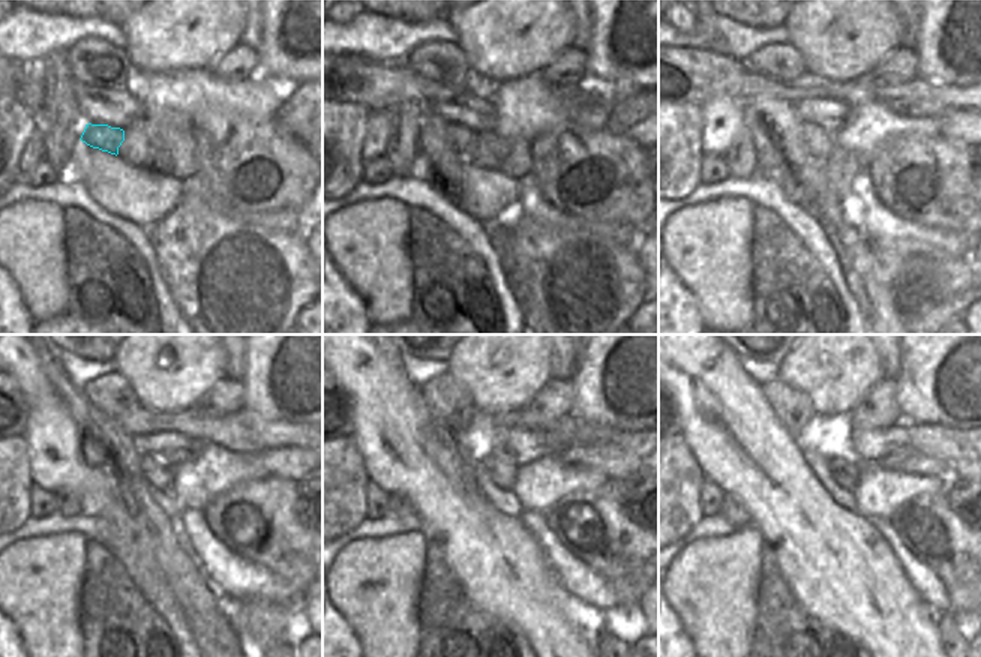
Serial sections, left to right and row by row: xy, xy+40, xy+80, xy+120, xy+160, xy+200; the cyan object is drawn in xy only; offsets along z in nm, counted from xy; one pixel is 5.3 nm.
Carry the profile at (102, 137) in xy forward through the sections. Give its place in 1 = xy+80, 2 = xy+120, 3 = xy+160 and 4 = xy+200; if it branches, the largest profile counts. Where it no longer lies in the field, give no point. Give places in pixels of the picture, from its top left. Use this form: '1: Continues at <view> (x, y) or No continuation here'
1: Continues at xy+80 (819, 143)
2: Continues at xy+120 (156, 473)
3: Continues at xy+160 (501, 468)
4: Continues at xy+200 (845, 474).

